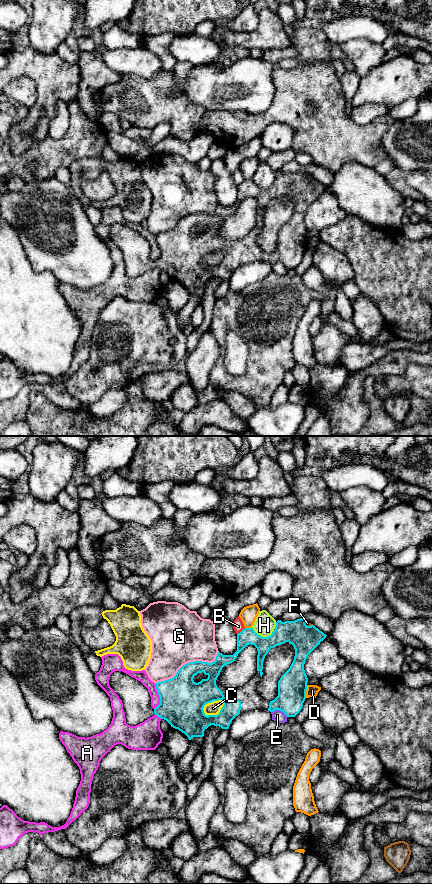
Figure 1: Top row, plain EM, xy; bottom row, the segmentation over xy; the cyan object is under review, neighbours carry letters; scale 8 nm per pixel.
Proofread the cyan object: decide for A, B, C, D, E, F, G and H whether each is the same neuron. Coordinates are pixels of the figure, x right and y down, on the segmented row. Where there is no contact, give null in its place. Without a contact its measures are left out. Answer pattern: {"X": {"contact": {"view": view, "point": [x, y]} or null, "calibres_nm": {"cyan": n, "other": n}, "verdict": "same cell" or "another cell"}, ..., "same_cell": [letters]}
{"A": {"contact": {"view": "xy", "point": [159, 696]}, "calibres_nm": {"cyan": 360, "other": 140}, "verdict": "another cell"}, "B": {"contact": {"view": "xy", "point": [242, 630]}, "calibres_nm": {"cyan": 130, "other": 90}, "verdict": "another cell"}, "C": {"contact": {"view": "xy", "point": [217, 714]}, "calibres_nm": {"cyan": 280, "other": 110}, "verdict": "another cell"}, "D": {"contact": {"view": "xy", "point": [305, 691]}, "calibres_nm": {"cyan": 240, "other": 100}, "verdict": "another cell"}, "E": {"contact": {"view": "xy", "point": [279, 709]}, "calibres_nm": {"cyan": 240, "other": 90}, "verdict": "another cell"}, "F": {"contact": {"view": "xy", "point": [308, 626]}, "calibres_nm": {"cyan": 220, "other": 30}, "verdict": "another cell"}, "G": {"contact": {"view": "xy", "point": [189, 662]}, "calibres_nm": {"cyan": 280, "other": 440}, "verdict": "another cell"}, "H": {"contact": {"view": "xy", "point": [263, 637]}, "calibres_nm": {"cyan": 180, "other": 170}, "verdict": "another cell"}, "same_cell": []}

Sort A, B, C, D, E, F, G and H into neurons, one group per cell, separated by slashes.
A / B / C / D / E / F / G / H

